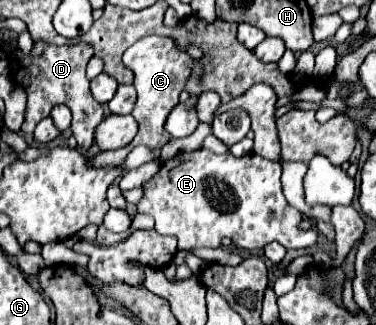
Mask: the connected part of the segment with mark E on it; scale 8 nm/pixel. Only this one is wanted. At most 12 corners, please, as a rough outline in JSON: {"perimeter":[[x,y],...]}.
{"perimeter":[[177,153],[139,213],[181,251],[311,247],[279,161]]}

